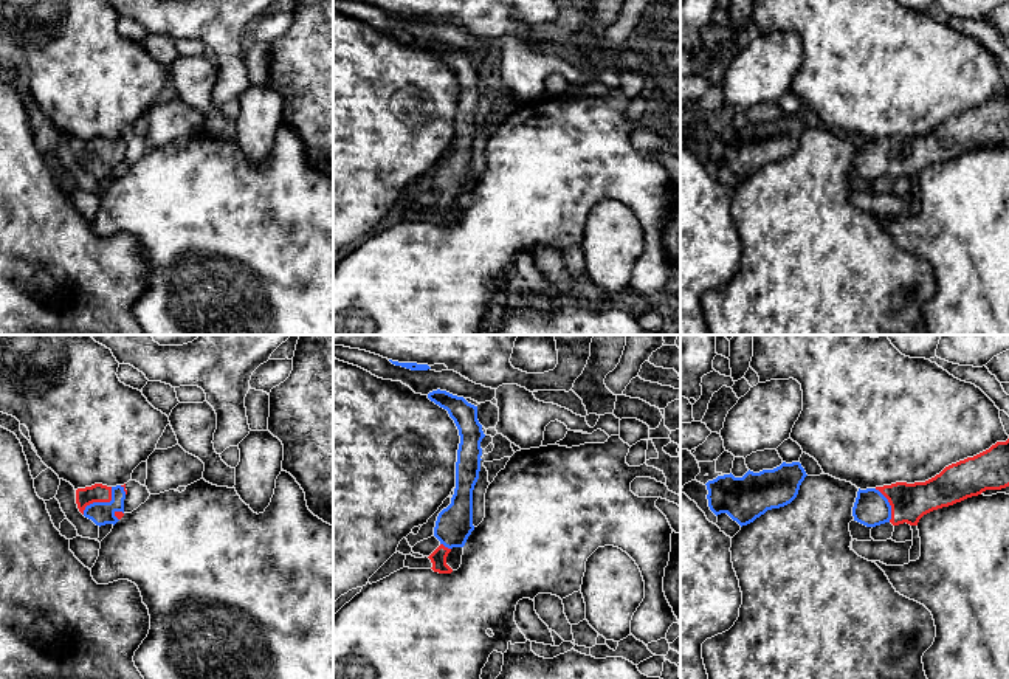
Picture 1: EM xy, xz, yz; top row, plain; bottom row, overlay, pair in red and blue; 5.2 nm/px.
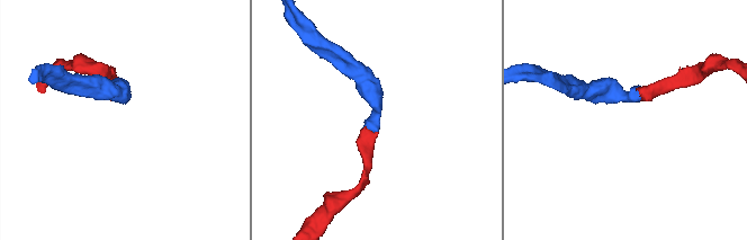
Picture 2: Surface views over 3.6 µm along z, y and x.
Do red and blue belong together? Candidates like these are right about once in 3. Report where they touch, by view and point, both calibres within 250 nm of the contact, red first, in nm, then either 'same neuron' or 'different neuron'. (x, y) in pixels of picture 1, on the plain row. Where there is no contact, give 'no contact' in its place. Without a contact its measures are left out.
contact xy (101, 154); calibres 100 and 120 nm; same neuron

